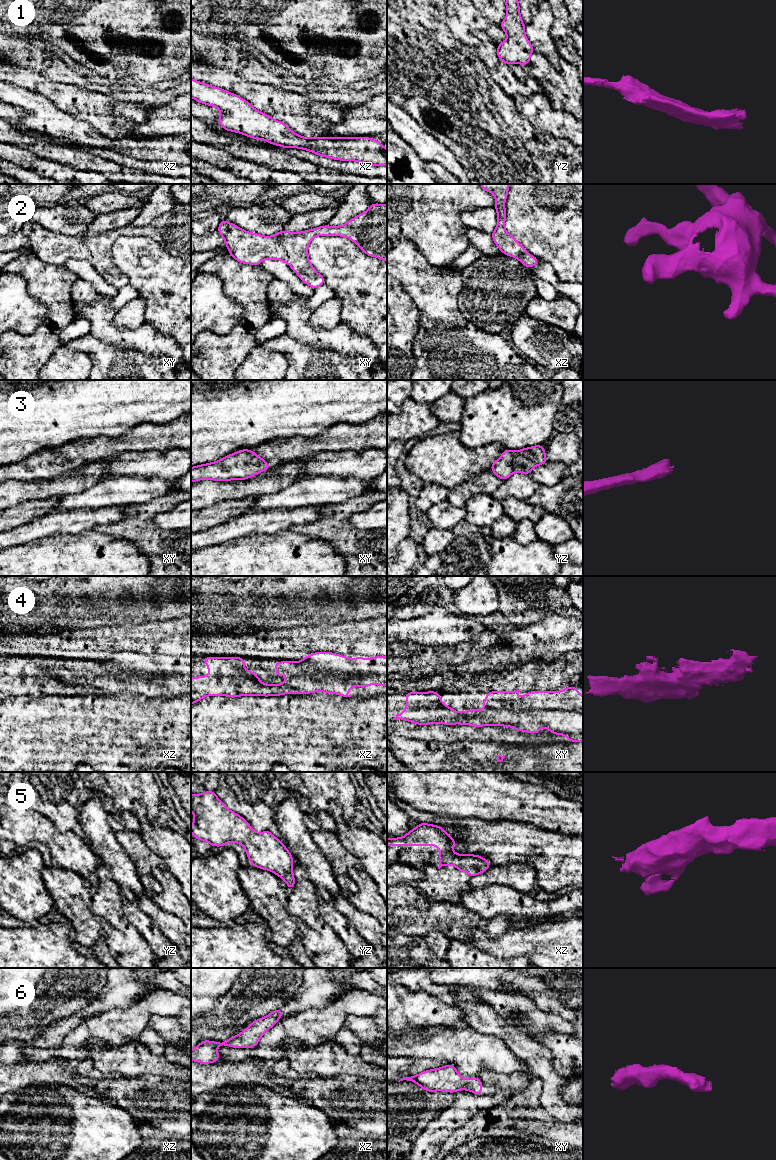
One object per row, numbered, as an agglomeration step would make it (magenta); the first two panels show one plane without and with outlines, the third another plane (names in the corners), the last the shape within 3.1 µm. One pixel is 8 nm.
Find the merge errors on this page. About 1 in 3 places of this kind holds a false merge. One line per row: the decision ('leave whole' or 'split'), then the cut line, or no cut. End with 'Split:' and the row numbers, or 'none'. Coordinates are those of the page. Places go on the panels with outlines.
1: leave whole; no cut
2: leave whole; no cut
3: leave whole; no cut
4: split; cut in xy along (486, 707), (508, 709), (514, 712), (572, 710), (582, 715)
5: leave whole; no cut
6: leave whole; no cut
Split: 4

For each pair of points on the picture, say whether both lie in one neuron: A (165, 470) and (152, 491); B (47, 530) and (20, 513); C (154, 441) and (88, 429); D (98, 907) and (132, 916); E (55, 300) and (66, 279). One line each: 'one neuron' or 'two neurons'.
A: two neurons
B: two neurons
C: two neurons
D: two neurons
E: one neuron

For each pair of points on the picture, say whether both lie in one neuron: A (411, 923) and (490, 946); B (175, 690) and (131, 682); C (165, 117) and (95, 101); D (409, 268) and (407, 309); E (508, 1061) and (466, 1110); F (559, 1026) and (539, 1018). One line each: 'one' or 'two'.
A: two
B: one
C: two
D: two
E: two
F: one

